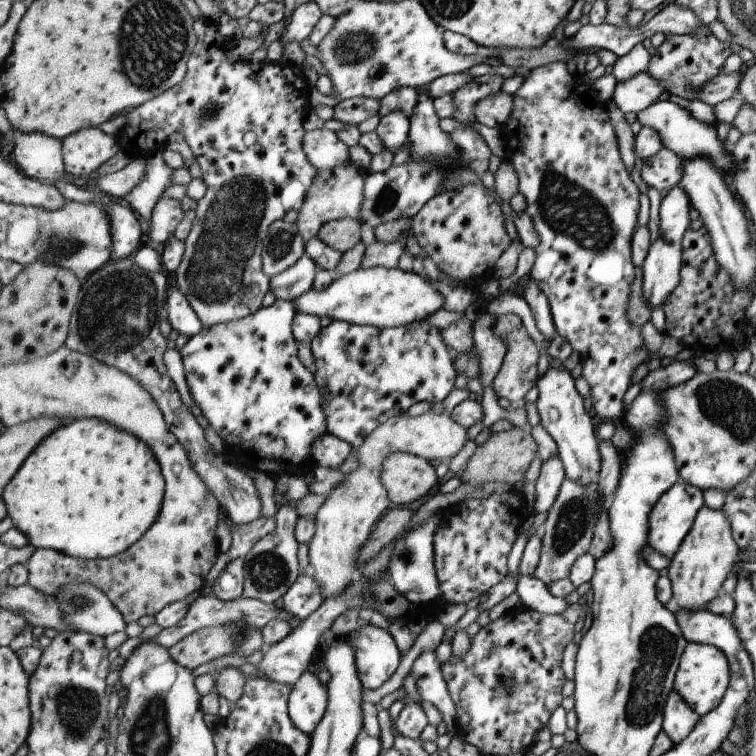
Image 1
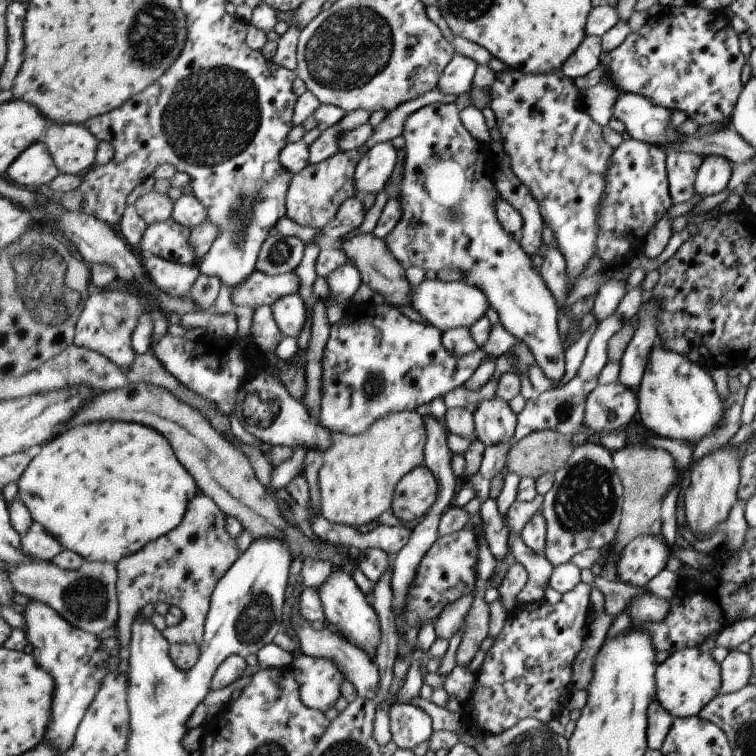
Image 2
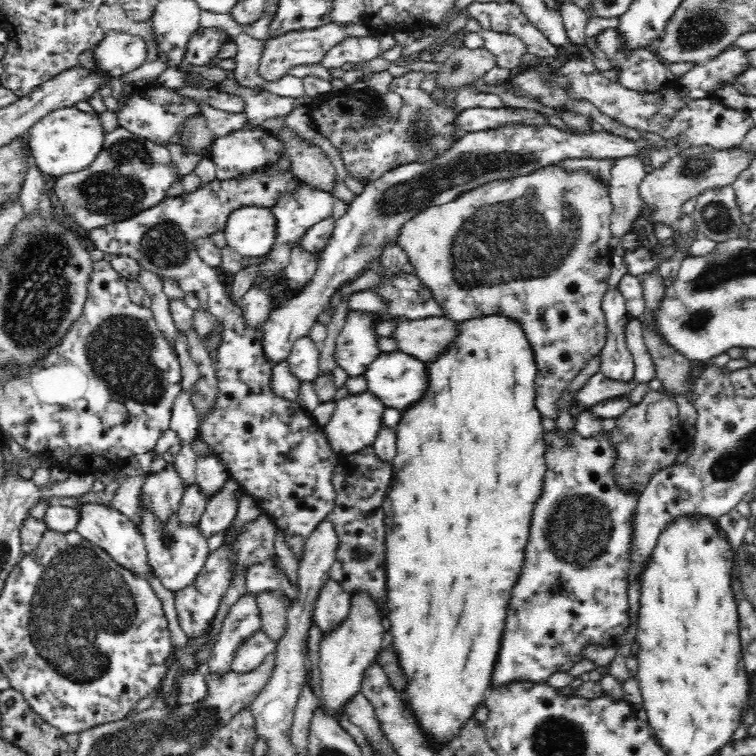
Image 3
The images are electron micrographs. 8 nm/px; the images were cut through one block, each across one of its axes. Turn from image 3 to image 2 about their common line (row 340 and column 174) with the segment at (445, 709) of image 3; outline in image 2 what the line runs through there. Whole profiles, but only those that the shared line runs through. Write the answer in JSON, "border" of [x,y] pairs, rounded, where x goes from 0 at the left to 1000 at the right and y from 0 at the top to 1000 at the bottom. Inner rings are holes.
{"border":[[[123,558],[123,561],[107,561],[102,566],[94,566],[91,571],[75,577],[75,582],[67,582],[65,586],[56,591],[49,603],[44,606],[36,623],[28,630],[28,635],[24,639],[24,653],[28,659],[28,664],[36,669],[45,690],[54,693],[62,704],[67,705],[70,710],[74,710],[79,716],[83,726],[93,726],[102,730],[106,735],[110,735],[114,742],[135,742],[151,745],[155,747],[160,741],[167,737],[175,735],[187,729],[187,725],[192,724],[192,720],[202,718],[202,714],[208,712],[218,710],[218,706],[228,704],[242,690],[245,680],[250,676],[250,667],[254,665],[255,659],[263,655],[263,643],[259,640],[258,632],[245,619],[234,601],[229,598],[224,582],[202,569],[202,566],[194,566],[194,563],[187,563],[187,561],[173,561],[173,558]]]}

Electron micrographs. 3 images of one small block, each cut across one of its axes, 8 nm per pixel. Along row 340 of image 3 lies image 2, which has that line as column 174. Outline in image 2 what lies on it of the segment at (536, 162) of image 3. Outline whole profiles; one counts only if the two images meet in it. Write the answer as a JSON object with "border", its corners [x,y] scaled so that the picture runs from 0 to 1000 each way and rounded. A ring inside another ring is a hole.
{"border":[[[213,339],[196,340],[192,344],[193,358],[208,380],[224,392],[234,394],[251,392],[253,381],[265,362],[258,349],[238,349],[218,344]]]}

